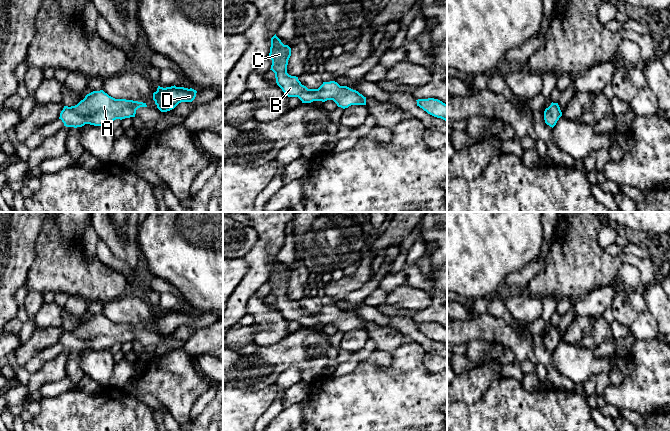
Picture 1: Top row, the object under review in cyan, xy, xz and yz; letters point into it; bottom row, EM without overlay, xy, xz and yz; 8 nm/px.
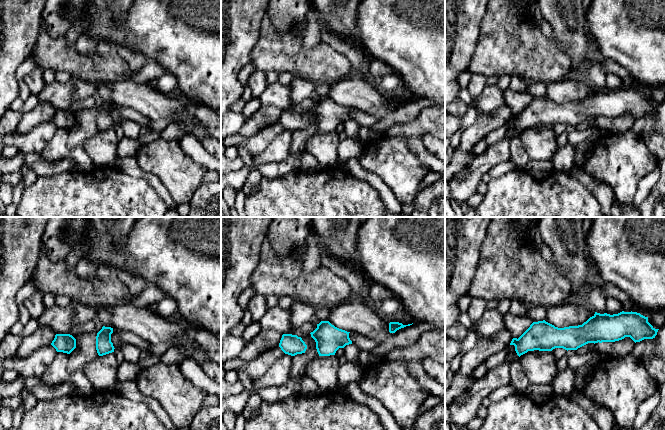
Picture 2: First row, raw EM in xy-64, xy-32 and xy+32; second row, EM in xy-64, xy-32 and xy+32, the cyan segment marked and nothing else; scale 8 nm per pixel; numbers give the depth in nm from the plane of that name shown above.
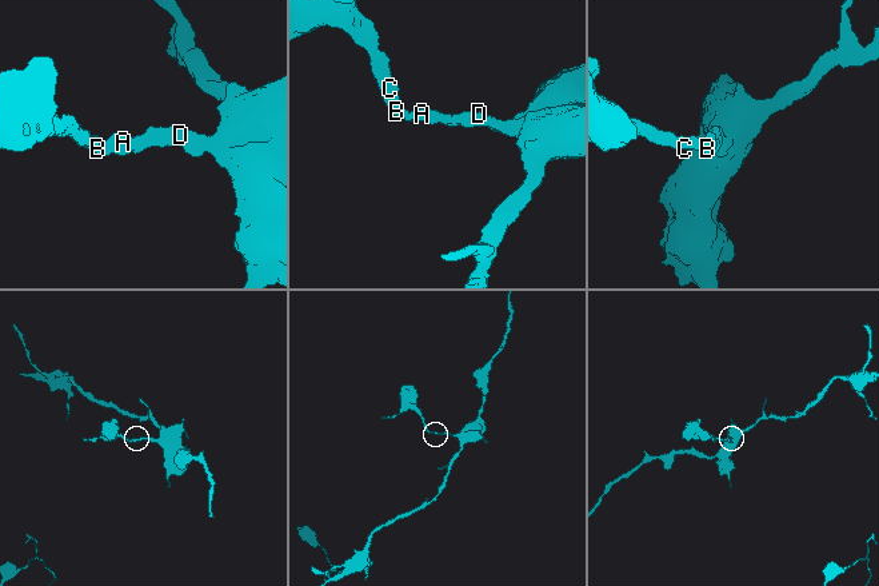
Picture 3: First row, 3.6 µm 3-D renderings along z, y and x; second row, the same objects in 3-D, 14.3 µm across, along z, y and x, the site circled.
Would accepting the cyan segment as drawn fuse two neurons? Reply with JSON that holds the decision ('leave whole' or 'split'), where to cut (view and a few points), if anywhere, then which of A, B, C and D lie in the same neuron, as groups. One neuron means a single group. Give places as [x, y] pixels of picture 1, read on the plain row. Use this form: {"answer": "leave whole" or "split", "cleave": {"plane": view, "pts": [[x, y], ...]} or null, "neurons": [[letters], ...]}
{"answer": "leave whole", "cleave": null, "neurons": [["A", "B", "C", "D"]]}

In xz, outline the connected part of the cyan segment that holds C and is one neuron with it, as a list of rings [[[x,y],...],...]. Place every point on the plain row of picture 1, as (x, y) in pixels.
[[[276,258],[271,262],[269,281],[271,293],[275,297],[276,307],[288,321],[298,321],[302,327],[333,324],[343,333],[351,329],[366,329],[366,321],[347,310],[340,310],[335,305],[323,306],[318,313],[308,313],[298,301],[287,297],[291,272],[284,269]]]

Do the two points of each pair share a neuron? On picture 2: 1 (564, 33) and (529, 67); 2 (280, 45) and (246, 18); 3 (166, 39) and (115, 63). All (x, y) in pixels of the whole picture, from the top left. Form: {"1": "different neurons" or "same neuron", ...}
{"1": "different neurons", "2": "different neurons", "3": "different neurons"}

